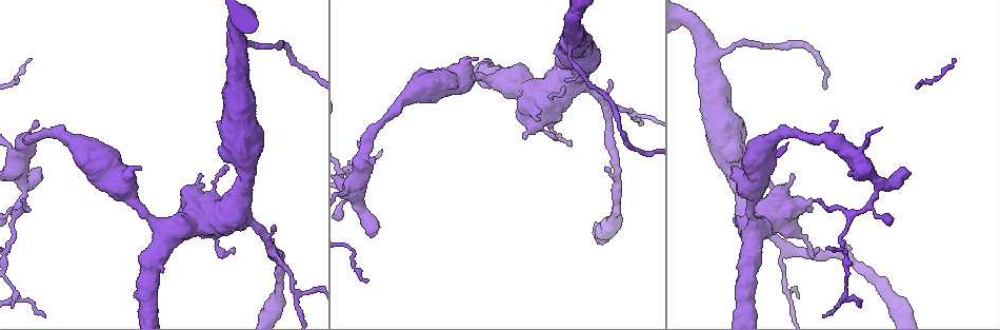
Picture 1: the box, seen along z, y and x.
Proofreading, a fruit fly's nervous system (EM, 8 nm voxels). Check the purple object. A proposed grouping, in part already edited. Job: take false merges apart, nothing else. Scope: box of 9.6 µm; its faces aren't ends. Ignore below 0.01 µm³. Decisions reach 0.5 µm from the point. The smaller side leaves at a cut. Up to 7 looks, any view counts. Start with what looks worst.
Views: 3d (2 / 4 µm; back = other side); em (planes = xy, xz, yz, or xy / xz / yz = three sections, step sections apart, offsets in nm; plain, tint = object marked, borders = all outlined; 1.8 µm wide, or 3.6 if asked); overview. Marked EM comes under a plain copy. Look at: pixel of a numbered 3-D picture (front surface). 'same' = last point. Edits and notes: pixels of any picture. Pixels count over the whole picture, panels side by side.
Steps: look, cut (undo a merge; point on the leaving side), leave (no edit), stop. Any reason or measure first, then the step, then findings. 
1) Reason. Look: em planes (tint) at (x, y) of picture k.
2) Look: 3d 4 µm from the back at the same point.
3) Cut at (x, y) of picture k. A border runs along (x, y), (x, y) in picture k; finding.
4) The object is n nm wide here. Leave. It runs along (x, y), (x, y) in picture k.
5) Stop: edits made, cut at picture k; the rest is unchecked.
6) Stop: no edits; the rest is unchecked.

A narrow waist. Look: 3d 2 µm from the back at (10, 284) of picture 1.

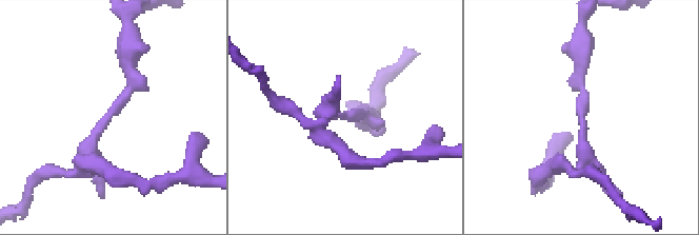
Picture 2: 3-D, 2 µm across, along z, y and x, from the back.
Look: em planes (tint) at (344, 113) of picture 2.

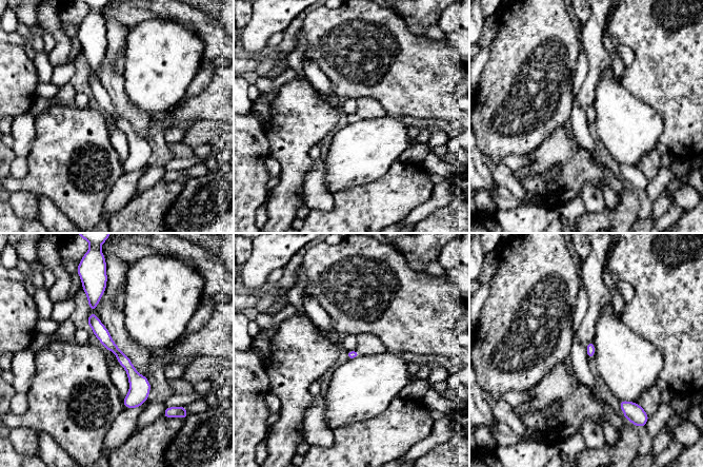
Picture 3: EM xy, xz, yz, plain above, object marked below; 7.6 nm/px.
The object is 60 nm wide here. Leave. It runs along (100, 290), (93, 320), (135, 377), (134, 405) in picture 3; one neuron here.

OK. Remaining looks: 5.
Three-way junction. Look: 3d 4 µm at (859, 149) of picture 1.

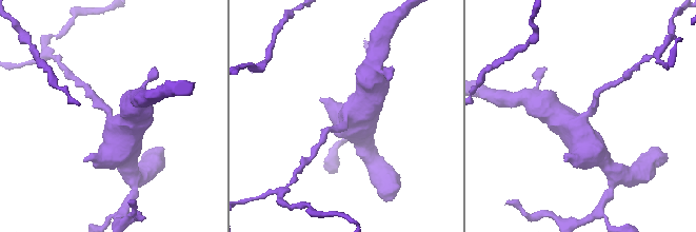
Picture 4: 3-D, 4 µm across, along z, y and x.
3 arms meet here. Look: em 3.6 µm planes (tint) at (584, 118) of picture 4.

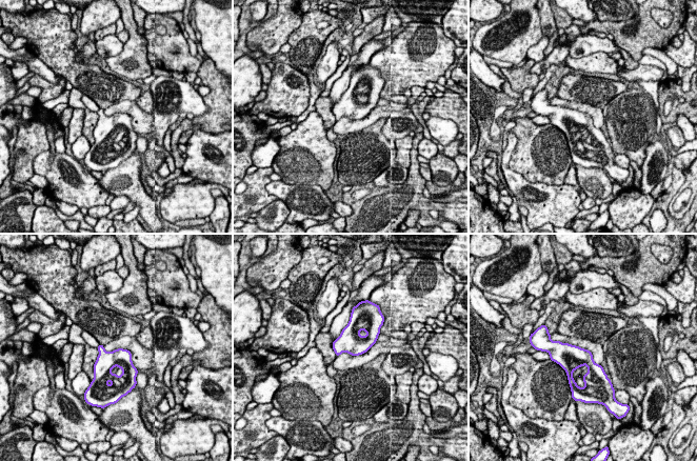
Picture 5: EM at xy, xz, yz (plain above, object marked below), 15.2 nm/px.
Leave. One neuron here.

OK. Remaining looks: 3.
Thick turns thin. Look: em 3.6 µm xz step 16 (tint) at (245, 153) of picture 1.

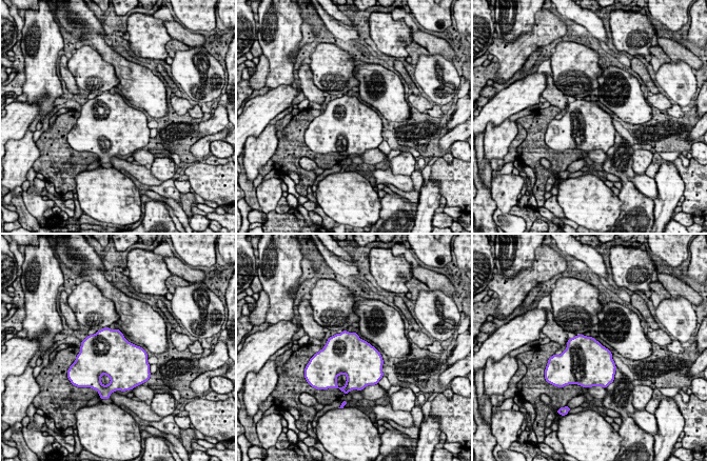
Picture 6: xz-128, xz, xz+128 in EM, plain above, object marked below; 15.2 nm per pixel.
Leave. One neuron here.

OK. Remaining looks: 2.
Stop: no edits; the rest is unchecked.

